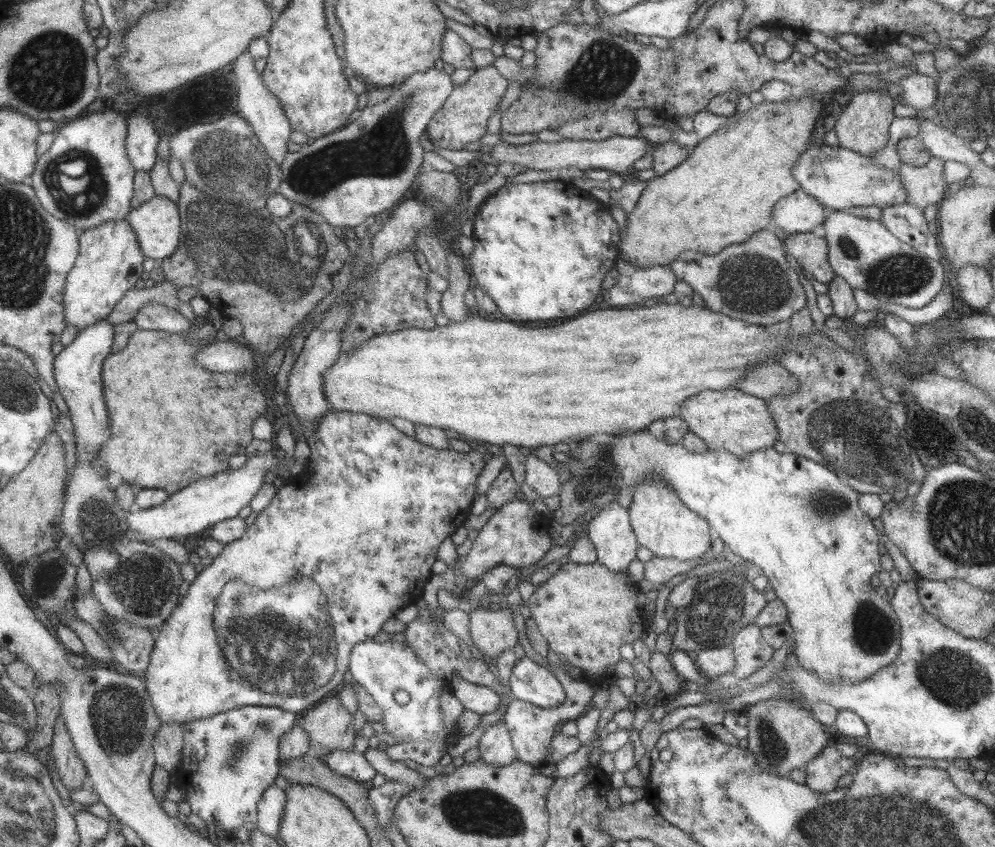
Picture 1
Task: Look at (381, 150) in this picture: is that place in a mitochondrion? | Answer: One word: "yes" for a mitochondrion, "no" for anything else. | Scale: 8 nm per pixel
yes

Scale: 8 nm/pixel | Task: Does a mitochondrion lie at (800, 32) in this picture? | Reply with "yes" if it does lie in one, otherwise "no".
no

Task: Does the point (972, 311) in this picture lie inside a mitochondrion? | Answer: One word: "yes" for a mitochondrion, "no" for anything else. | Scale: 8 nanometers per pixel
no

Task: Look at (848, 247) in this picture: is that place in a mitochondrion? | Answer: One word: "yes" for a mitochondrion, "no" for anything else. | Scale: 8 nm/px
yes

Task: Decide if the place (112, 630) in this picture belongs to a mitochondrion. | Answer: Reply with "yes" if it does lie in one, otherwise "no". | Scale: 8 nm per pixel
yes

